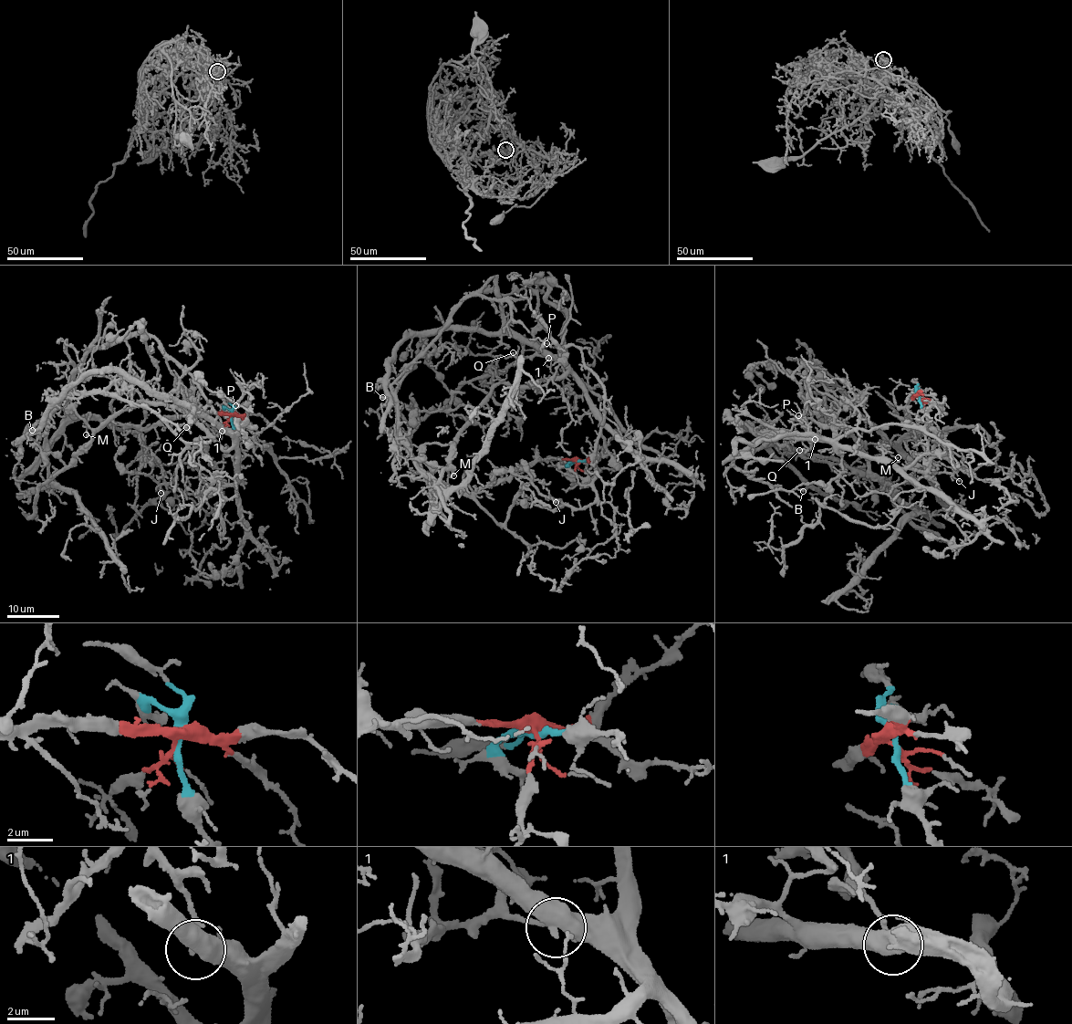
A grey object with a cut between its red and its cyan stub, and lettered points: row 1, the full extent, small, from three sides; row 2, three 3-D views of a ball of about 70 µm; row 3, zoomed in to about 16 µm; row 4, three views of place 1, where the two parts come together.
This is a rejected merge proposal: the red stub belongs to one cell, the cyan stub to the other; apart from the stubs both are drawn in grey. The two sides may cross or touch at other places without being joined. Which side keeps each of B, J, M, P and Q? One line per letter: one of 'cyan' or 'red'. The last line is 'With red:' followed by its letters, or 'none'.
B: cyan
J: cyan
M: red
P: cyan
Q: red
With red: M, Q

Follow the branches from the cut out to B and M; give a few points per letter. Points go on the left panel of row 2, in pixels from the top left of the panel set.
B: (231, 415), (240, 456), (232, 485), (237, 451), (230, 435), (118, 372), (90, 372), (31, 431)
M: (231, 415), (206, 412), (164, 415), (144, 428), (92, 418), (88, 416), (89, 412), (86, 434)

